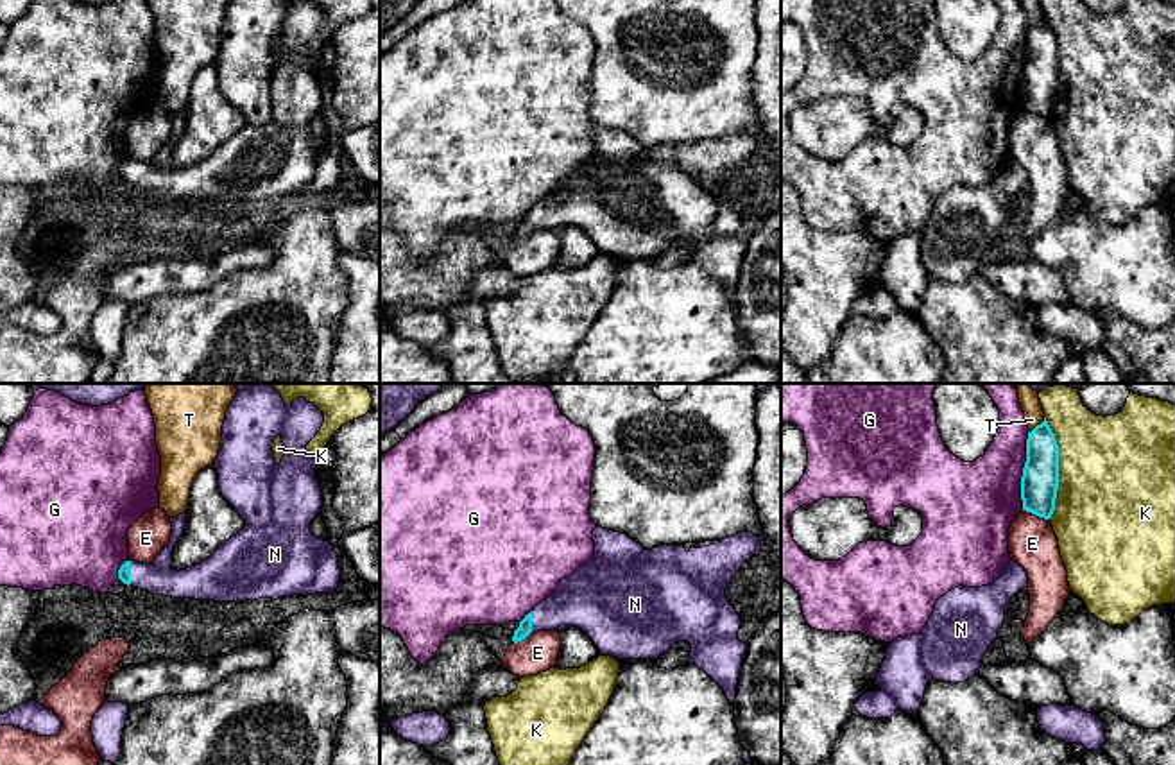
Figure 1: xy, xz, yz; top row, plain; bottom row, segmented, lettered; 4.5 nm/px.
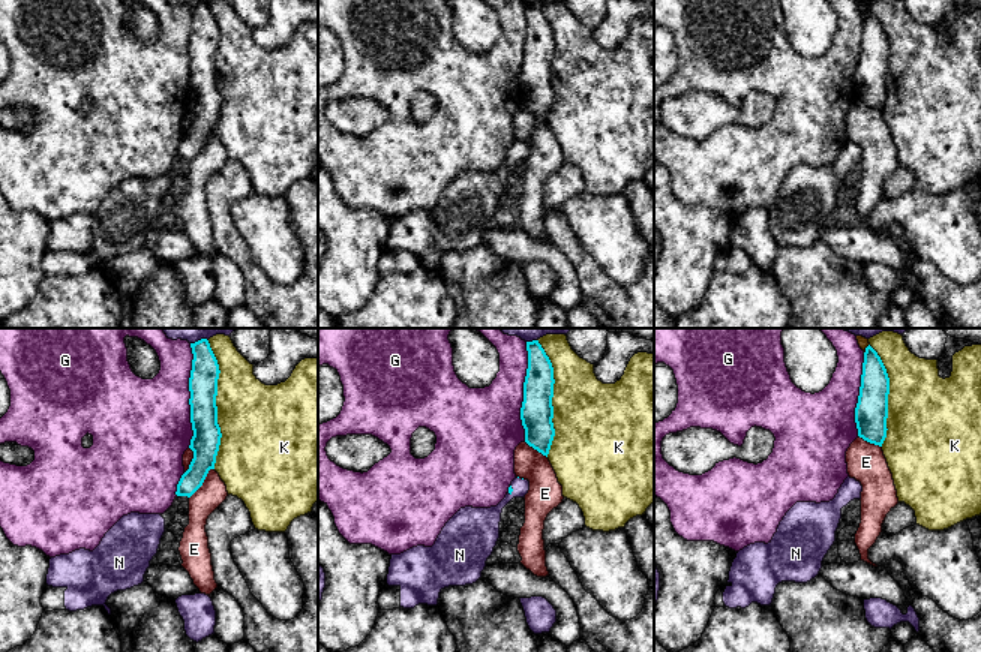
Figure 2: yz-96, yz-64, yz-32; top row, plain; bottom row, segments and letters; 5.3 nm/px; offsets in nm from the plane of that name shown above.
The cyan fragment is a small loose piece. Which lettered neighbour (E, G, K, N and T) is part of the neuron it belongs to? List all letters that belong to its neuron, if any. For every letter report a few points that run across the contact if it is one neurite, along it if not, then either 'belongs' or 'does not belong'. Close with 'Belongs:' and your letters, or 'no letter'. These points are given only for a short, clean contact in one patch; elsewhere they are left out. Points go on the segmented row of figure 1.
E: yz (1023, 509), (1048, 520) | does not belong
G: does not belong
K: does not belong
N: belongs
T: does not belong
Belongs: N

